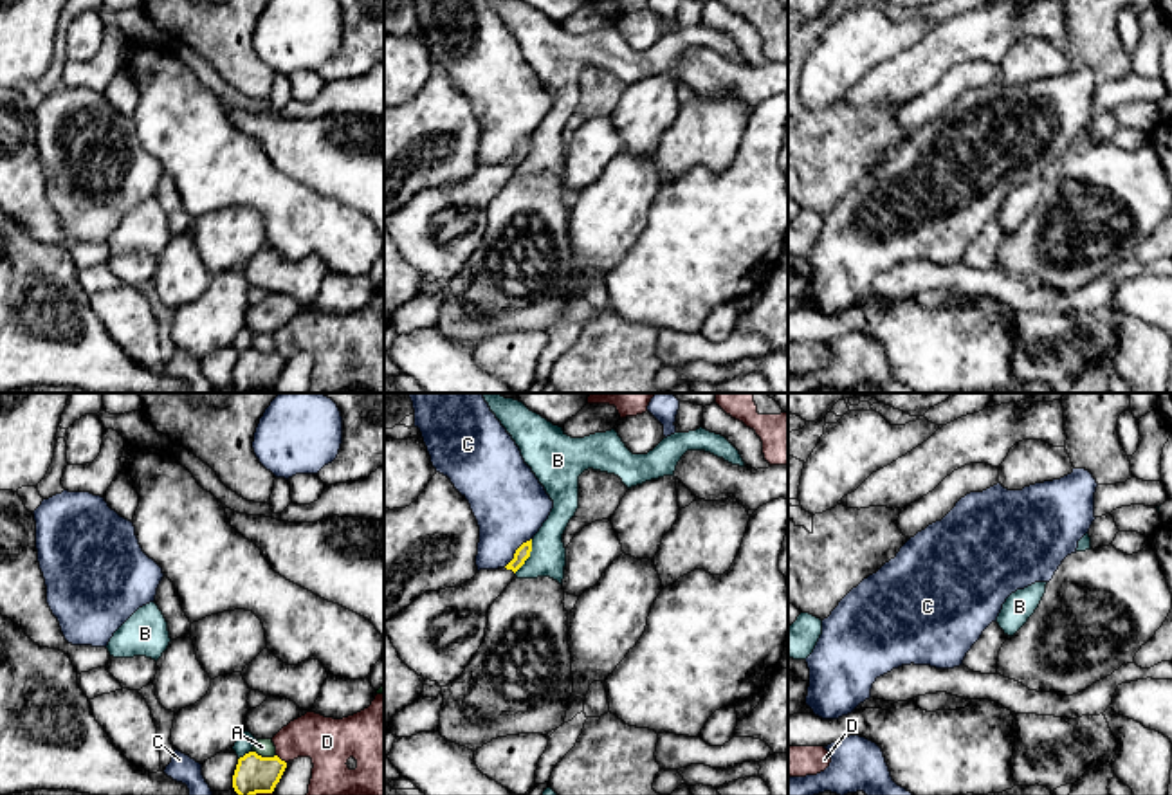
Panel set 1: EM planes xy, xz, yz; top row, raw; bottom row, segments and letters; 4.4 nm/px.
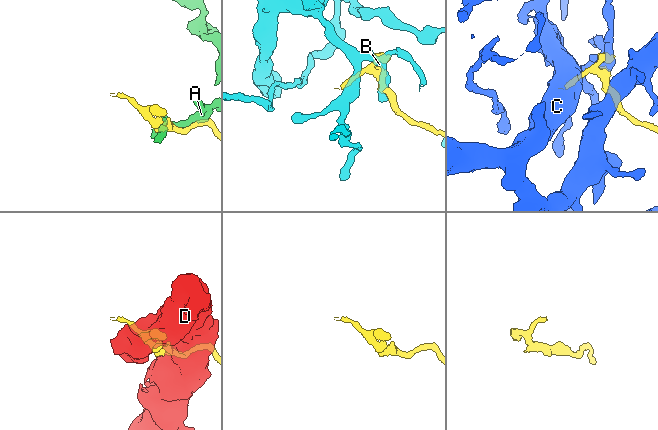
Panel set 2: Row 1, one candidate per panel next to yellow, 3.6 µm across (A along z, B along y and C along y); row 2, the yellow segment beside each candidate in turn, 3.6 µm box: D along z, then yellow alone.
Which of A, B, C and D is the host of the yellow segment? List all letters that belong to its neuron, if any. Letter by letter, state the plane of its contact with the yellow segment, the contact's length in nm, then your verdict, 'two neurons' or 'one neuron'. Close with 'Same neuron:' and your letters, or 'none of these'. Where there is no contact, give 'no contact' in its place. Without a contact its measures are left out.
A: xy | 110 nm | two neurons
B: xz | 170 nm | two neurons
C: xz | 180 nm | two neurons
D: xy | 60 nm | two neurons
Same neuron: none of these

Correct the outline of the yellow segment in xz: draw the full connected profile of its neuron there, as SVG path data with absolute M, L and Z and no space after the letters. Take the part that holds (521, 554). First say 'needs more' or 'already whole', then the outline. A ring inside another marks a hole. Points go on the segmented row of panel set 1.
needs more | M532 539L516 550L514 559L505 568L480 570L462 586L427 591L389 618L384 624L384 631L397 649L398 658L418 676L436 681L440 687L445 687L462 676L483 644L489 608L512 582L516 571L530 557L530 552Z

